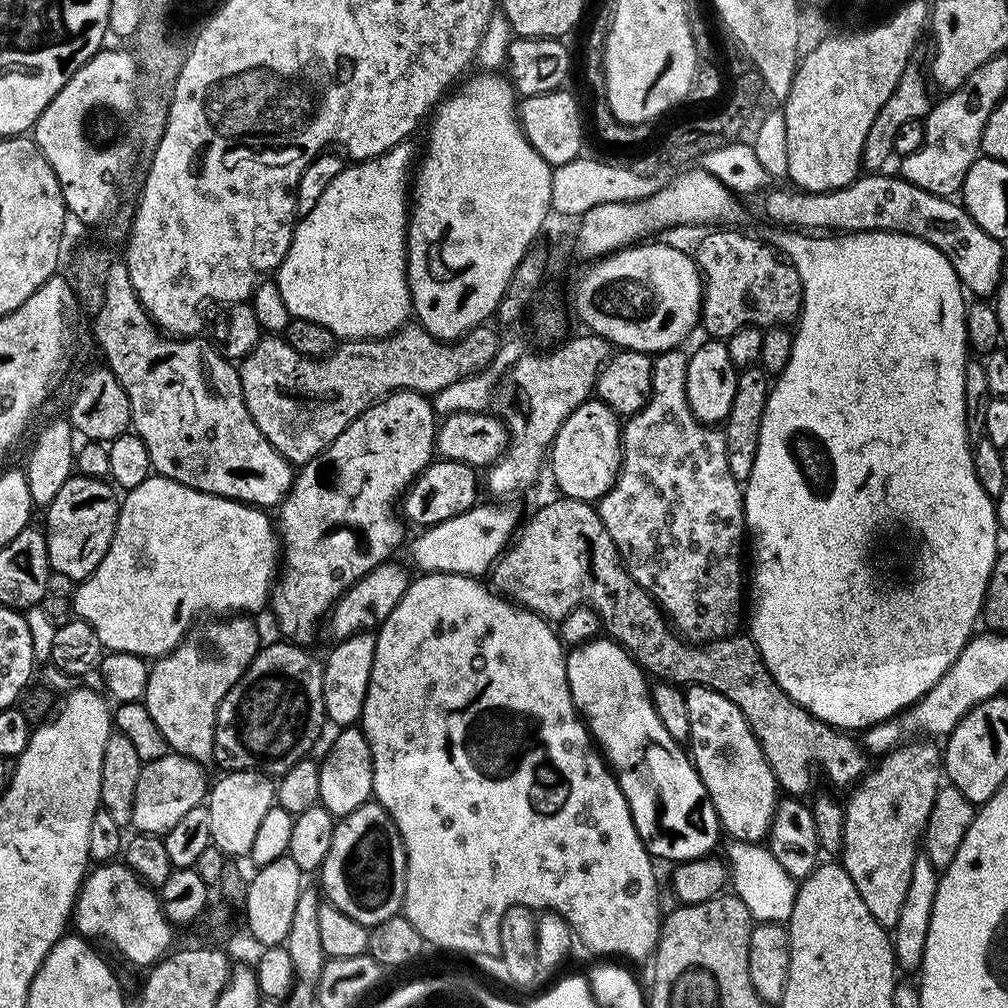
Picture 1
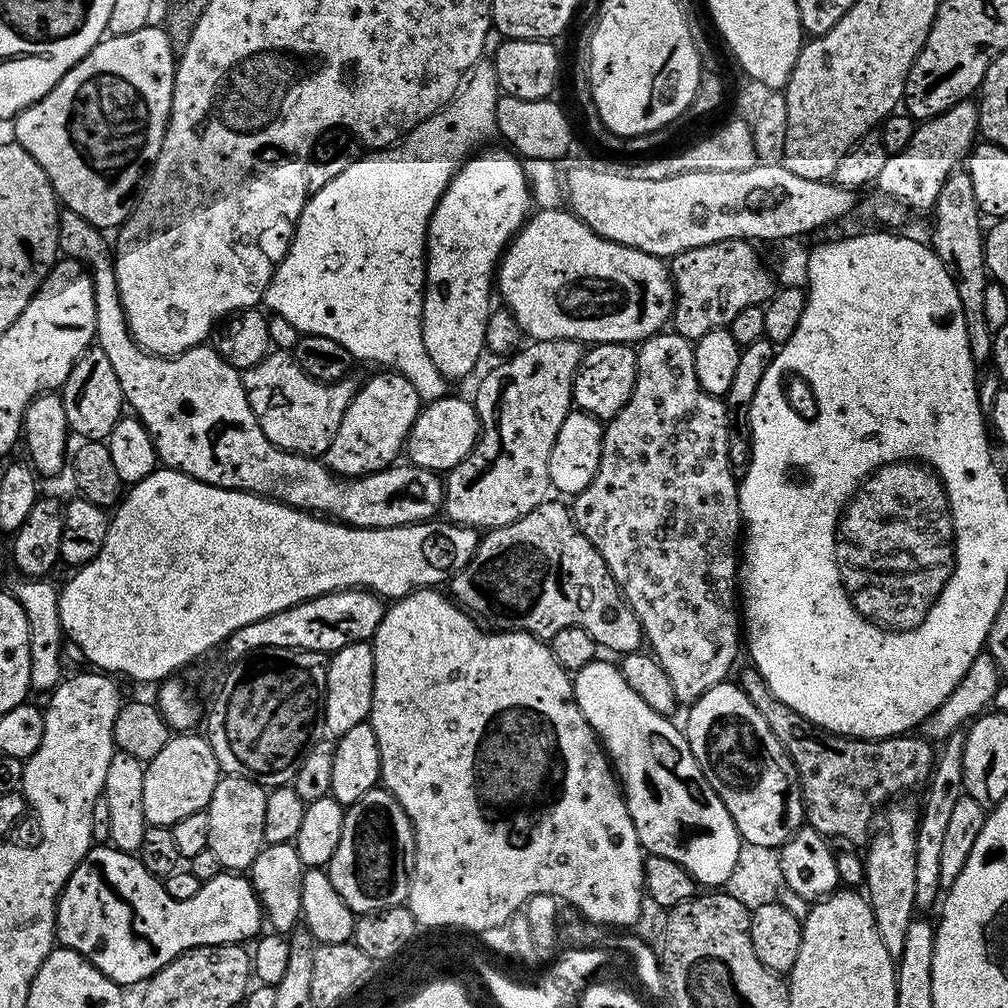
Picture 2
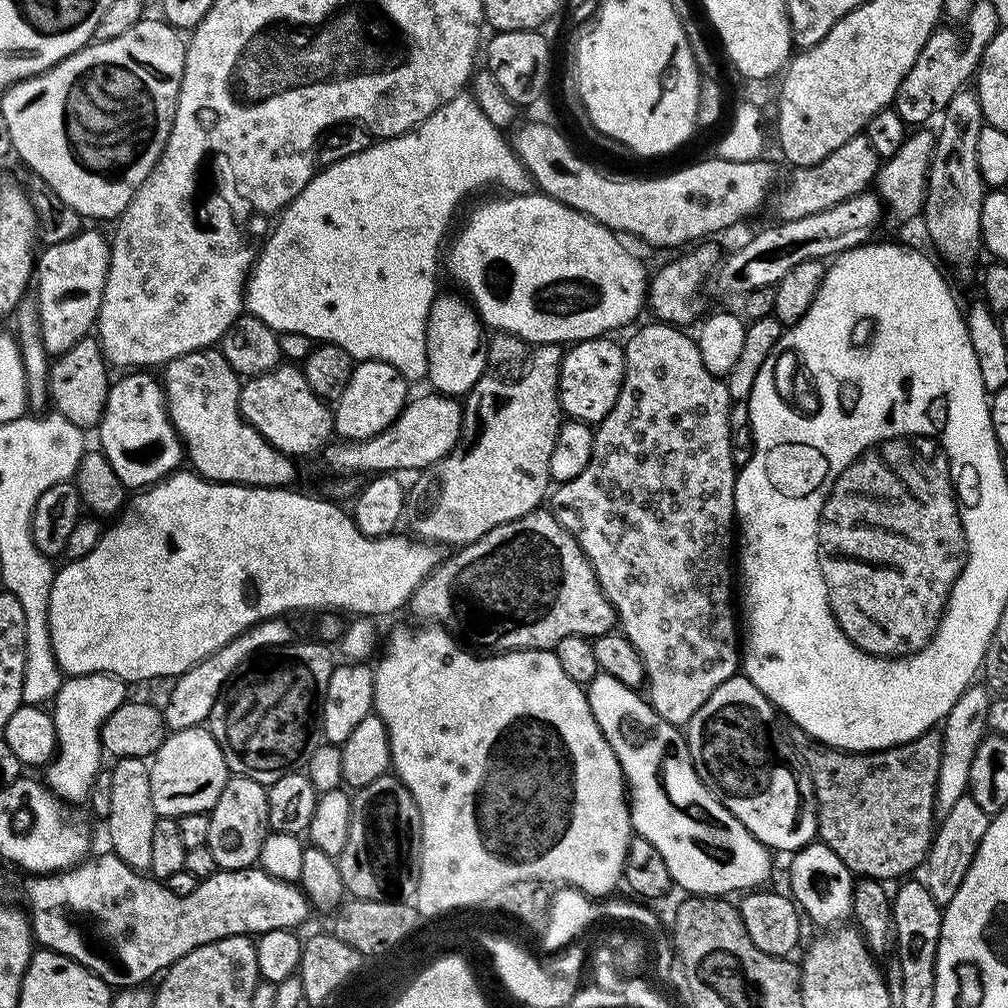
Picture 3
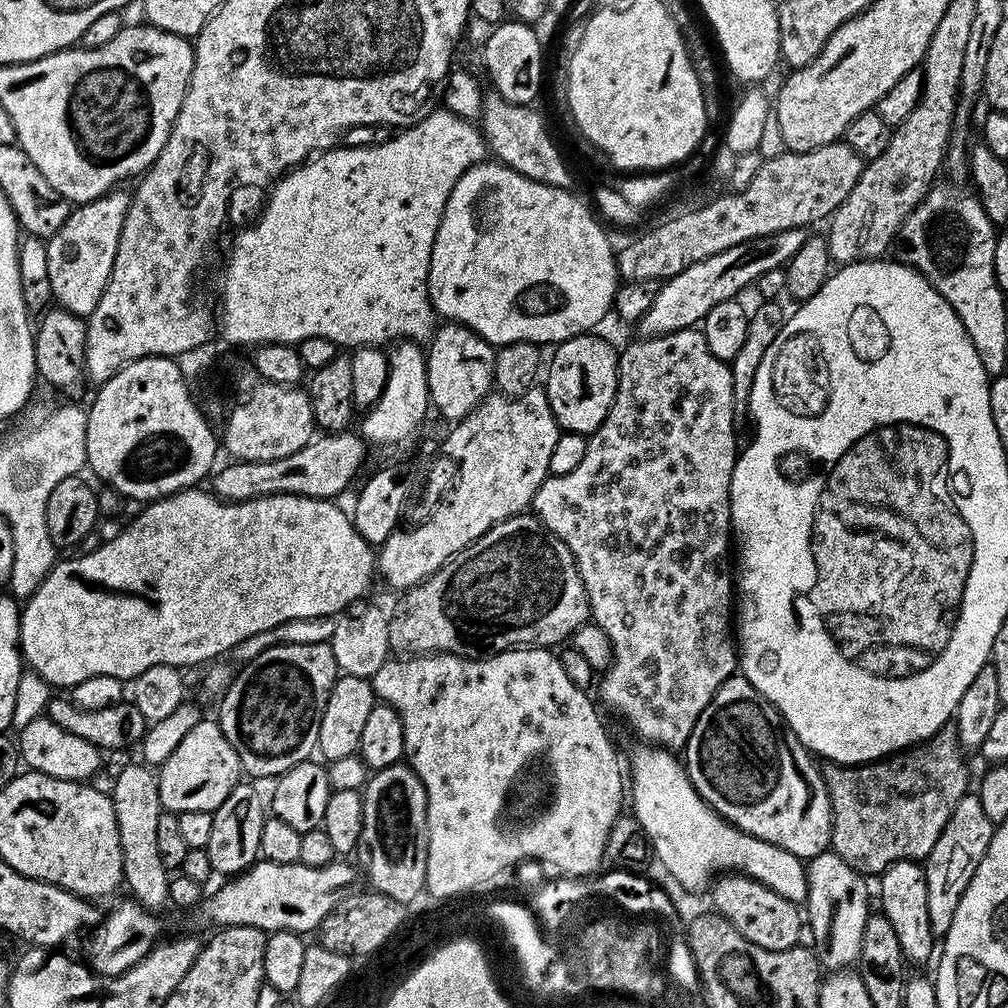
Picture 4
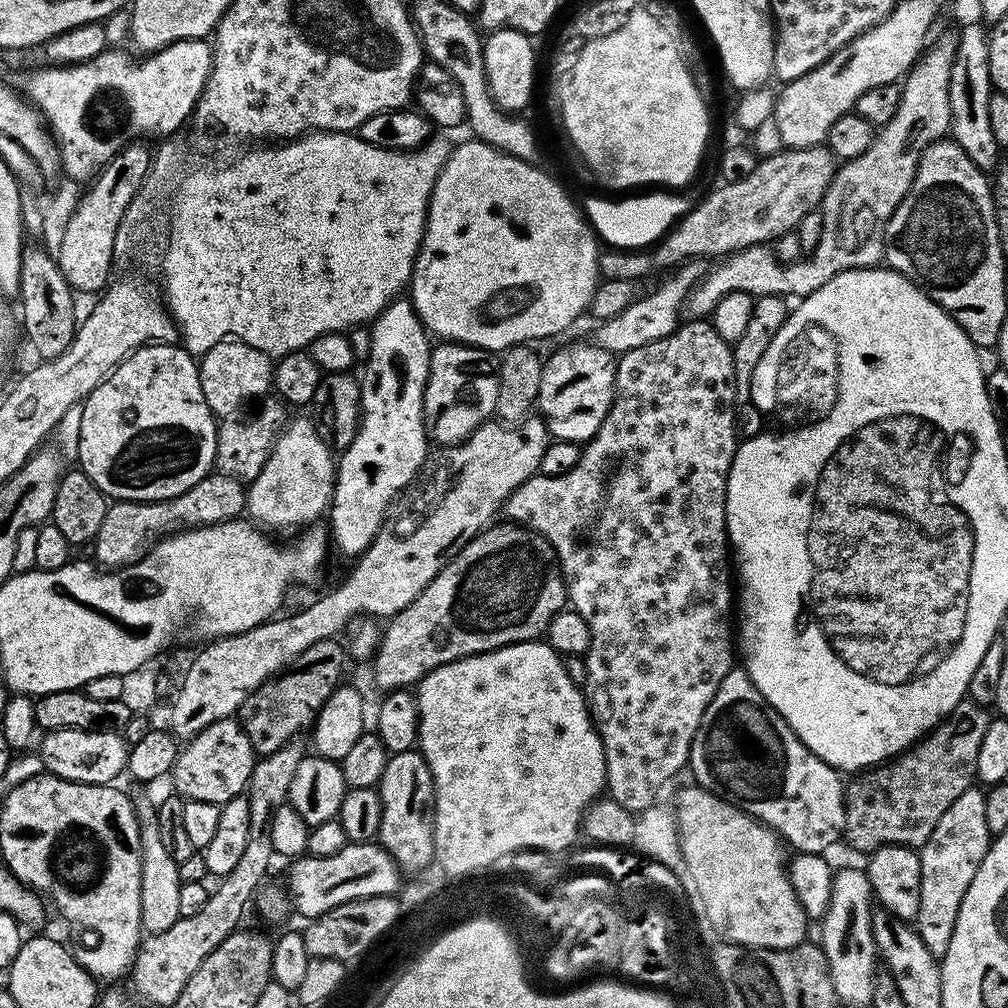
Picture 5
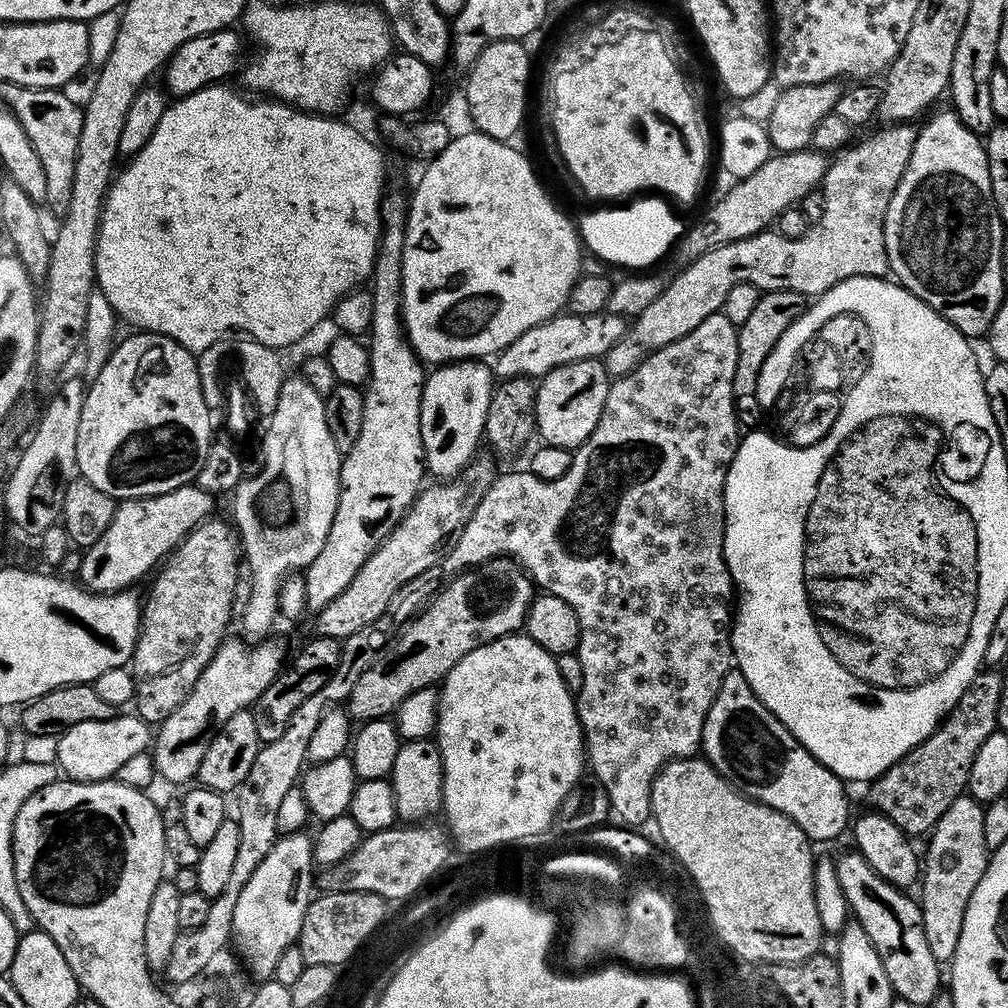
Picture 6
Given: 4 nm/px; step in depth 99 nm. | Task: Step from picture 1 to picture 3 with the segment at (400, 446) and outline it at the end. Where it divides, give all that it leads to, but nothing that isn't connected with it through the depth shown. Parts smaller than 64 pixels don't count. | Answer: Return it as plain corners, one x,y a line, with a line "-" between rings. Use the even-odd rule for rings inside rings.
362,360
353,367
346,390
334,402
332,426
341,441
365,440
382,434
400,417
400,411
410,399
410,381
394,370
390,362

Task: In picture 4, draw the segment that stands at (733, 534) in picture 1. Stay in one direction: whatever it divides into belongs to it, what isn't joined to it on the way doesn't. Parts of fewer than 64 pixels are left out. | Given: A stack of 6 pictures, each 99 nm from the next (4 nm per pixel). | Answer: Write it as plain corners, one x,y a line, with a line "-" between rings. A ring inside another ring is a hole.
699,327
683,328
677,332
667,332
664,336
636,338
633,344
625,346
624,352
622,348
622,351
619,353
619,358
620,373
618,374
618,382
616,383
614,402
610,406
610,410
606,414
602,426
598,426
598,430
588,436
586,458
582,458
582,462
578,462
578,466
574,466
574,470
570,470
570,474
562,474
561,476
549,475
547,480
543,480
534,494
530,508
536,519
539,520
544,527
551,530
559,540
566,542
566,546
570,550
570,554
578,566
578,574
582,578
584,589
588,595
590,610
592,611
591,619
598,626
602,626
602,630
606,630
606,638
610,638
610,642
612,643
612,664
602,673
598,680
598,688
600,684
601,700
599,700
599,703
601,705
604,703
606,707
613,708
614,711
620,712
621,718
644,739
641,741
647,742
652,746
659,746
669,750
680,750
687,744
690,734
694,730
694,722
698,722
702,710
706,710
706,706
710,706
710,702
714,698
716,691
729,680
738,668
738,644
734,639
734,564
730,559
730,541
733,539
732,475
734,474
734,466
736,465
736,458
738,455
738,447
736,448
736,416
732,413
732,408
735,409
737,407
736,399
734,398
732,369
725,361
714,358
714,353
710,351
710,346
706,346
706,338

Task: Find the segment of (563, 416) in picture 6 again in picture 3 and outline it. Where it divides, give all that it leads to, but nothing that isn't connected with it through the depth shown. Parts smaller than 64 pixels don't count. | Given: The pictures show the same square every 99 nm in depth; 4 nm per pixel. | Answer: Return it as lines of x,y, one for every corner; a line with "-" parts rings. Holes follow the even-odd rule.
612,338
575,341
565,351
560,367
560,407
565,417
595,426
614,410
624,381
624,349

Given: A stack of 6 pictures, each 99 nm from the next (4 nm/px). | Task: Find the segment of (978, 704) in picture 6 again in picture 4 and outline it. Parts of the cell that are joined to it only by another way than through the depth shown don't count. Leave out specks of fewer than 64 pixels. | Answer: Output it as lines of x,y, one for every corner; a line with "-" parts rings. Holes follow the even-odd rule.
945,726
928,740
870,764
825,763
822,771
832,807
831,851
868,878
879,877
894,862
927,860
954,806
969,795
964,756
955,727

